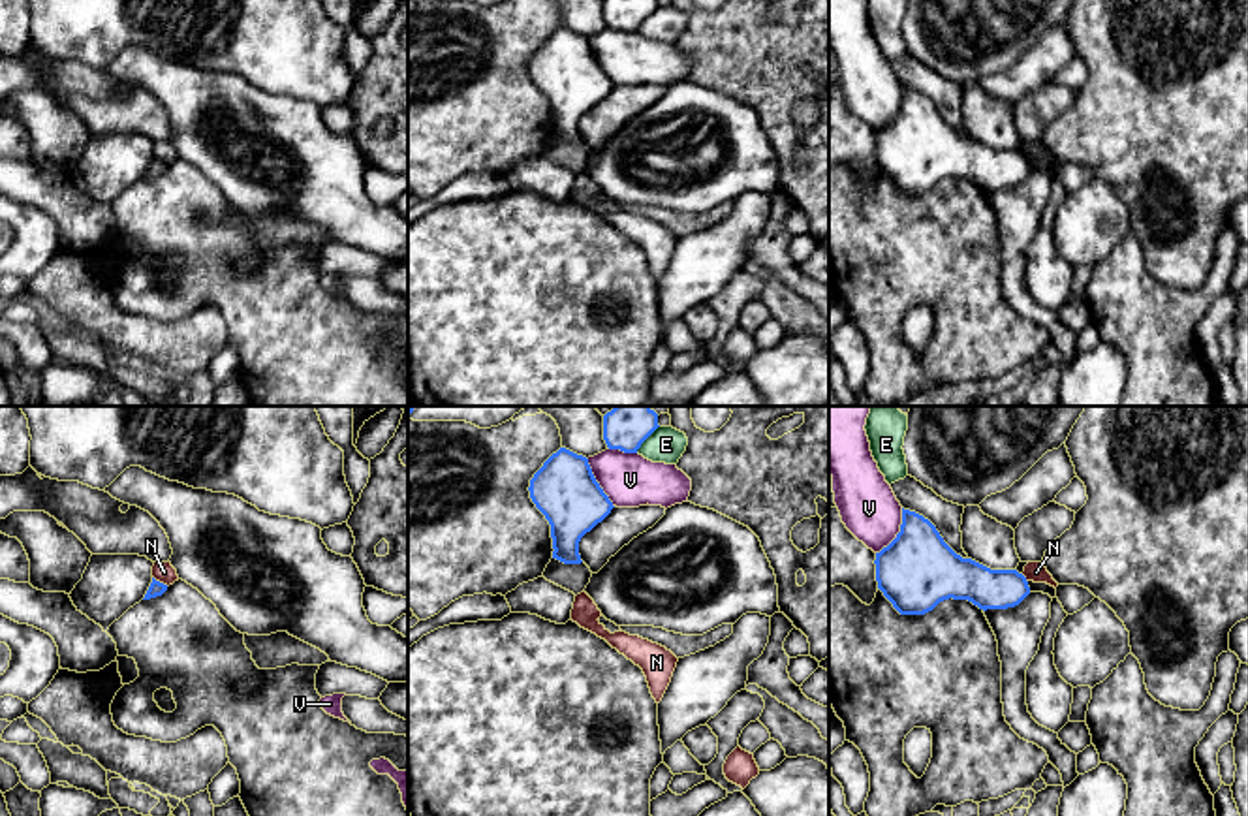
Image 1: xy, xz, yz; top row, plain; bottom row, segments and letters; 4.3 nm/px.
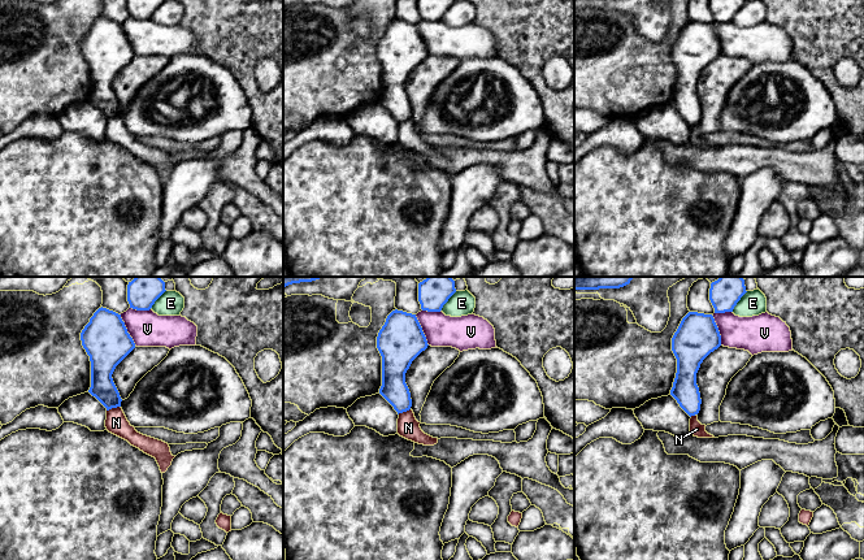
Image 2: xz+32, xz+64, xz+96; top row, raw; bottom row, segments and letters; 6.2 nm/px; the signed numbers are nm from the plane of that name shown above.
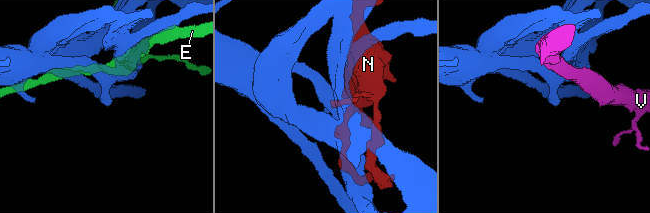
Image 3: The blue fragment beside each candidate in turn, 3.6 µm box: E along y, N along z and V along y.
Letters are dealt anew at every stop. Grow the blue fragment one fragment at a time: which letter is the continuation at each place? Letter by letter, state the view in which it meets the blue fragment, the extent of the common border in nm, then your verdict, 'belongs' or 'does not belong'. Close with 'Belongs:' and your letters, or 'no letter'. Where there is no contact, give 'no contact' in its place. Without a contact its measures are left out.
E: meets blue in xz; contact 160 nm long; does not belong
N: meets blue in xy; contact 80 nm long; does not belong
V: meets blue in yz; contact 240 nm long; does not belong
Belongs: no letter

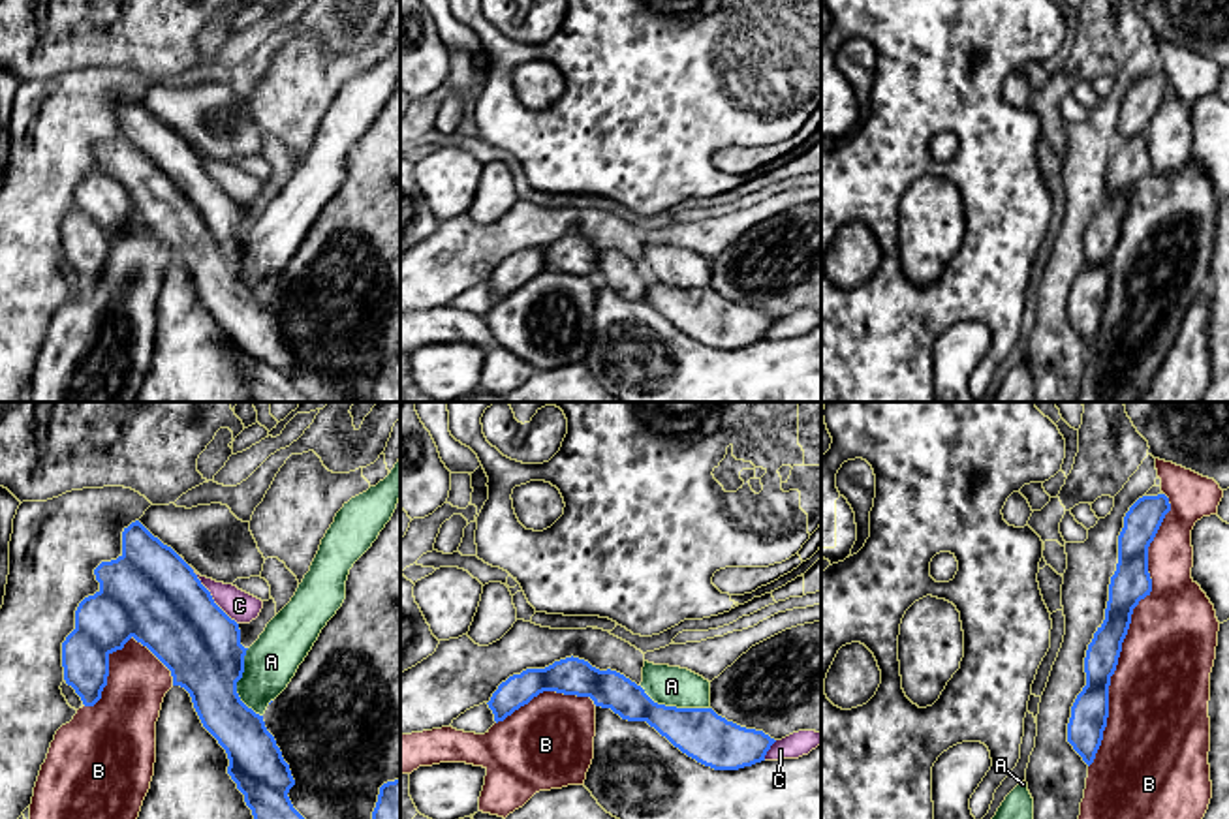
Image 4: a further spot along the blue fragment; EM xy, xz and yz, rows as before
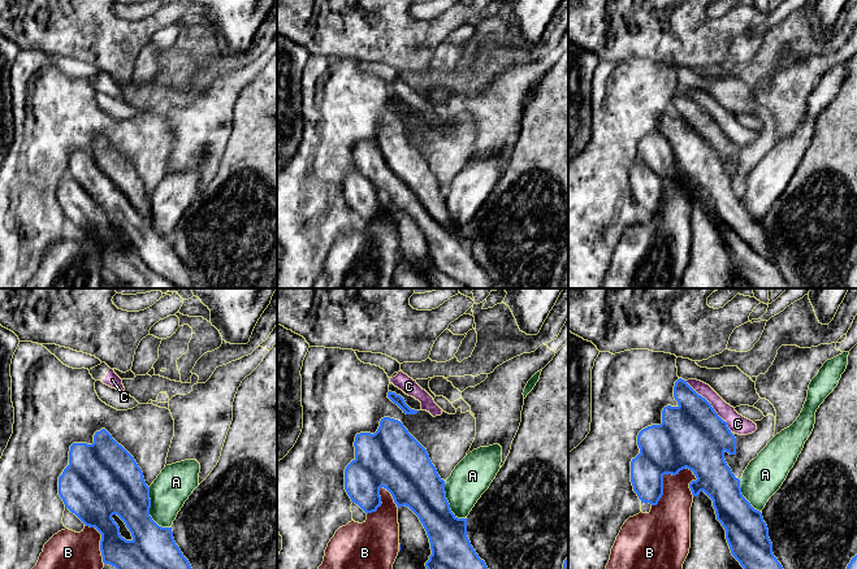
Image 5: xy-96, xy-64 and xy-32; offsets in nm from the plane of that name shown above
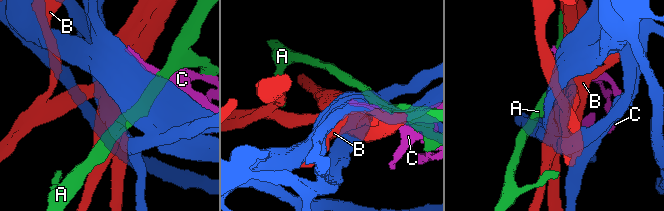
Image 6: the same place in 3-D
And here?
A: meets blue in xy; contact 300 nm long; does not belong
B: meets blue in yz; contact 1200 nm long; belongs
C: meets blue in xy; contact 340 nm long; does not belong
Belongs: B

